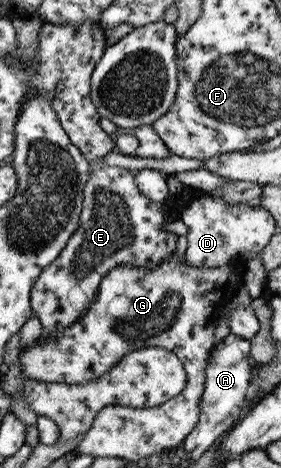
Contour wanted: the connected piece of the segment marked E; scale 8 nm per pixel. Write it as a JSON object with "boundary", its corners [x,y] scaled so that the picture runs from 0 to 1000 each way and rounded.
{"boundary":[[[377,355],[324,361],[313,382],[299,393],[292,408],[288,453],[281,455],[274,489],[260,502],[249,502],[235,524],[214,534],[206,549],[178,562],[174,568],[149,573],[149,581],[135,585],[135,594],[121,598],[121,607],[107,615],[107,656],[114,656],[110,677],[128,677],[142,699],[149,699],[142,724],[149,720],[178,720],[235,699],[249,699],[292,665],[306,665],[320,656],[335,630],[349,618],[356,596],[377,588],[377,579],[391,579],[399,571],[420,566],[477,566],[477,571],[548,571],[562,566],[577,553],[605,549],[605,541],[623,536],[630,502],[594,494],[584,476],[594,470],[637,468],[641,455],[655,442],[665,442],[701,419],[754,421],[754,425],[790,425],[804,434],[875,434],[890,442],[925,438],[925,412],[932,402],[897,387],[836,387],[797,389],[776,402],[762,402],[754,410],[733,410],[733,417],[701,417],[694,410],[673,412],[655,408],[616,432],[605,425],[577,432],[544,432],[512,421],[477,393],[473,365],[427,359],[420,355]]]}

